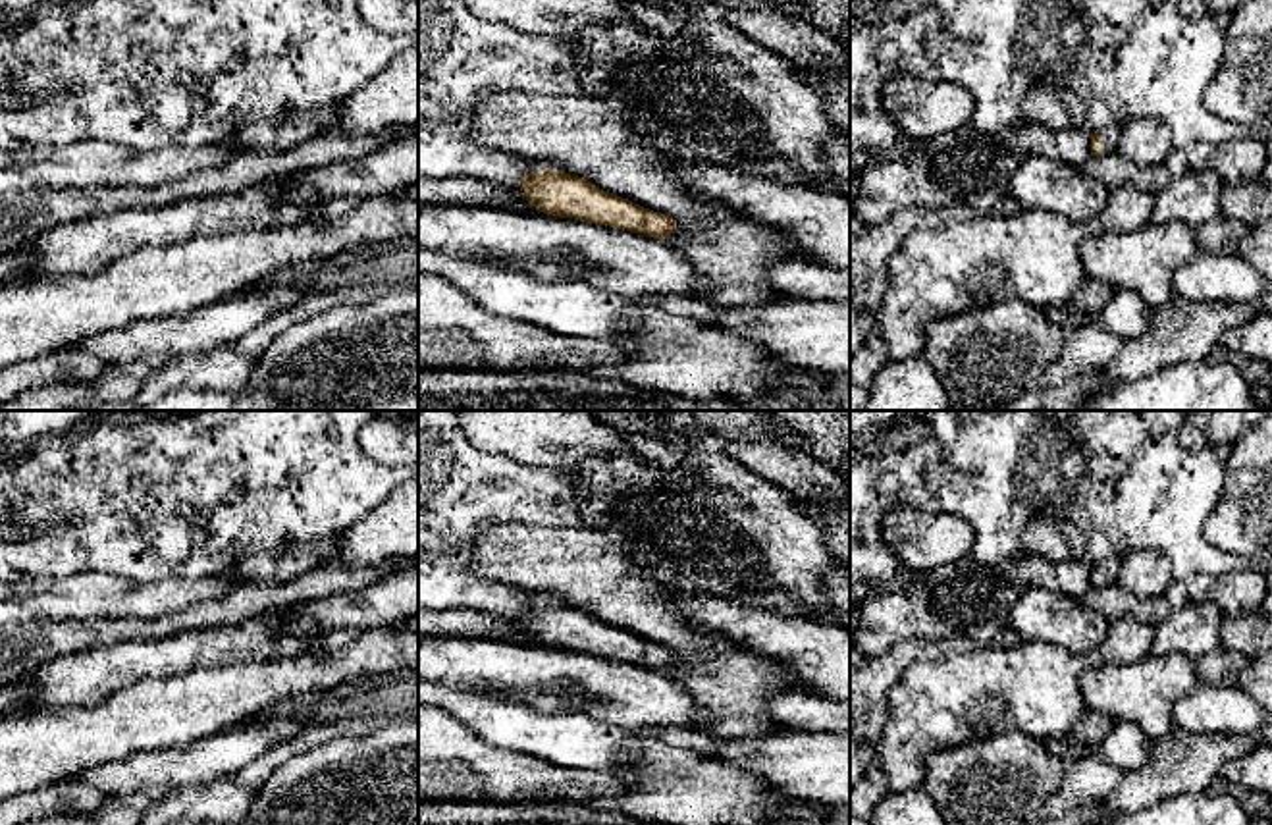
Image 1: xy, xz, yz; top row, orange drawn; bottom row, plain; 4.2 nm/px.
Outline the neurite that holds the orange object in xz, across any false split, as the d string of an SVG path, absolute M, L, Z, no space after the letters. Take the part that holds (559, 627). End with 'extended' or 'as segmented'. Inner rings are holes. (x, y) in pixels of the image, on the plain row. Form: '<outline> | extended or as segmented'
M553 599L532 603L513 617L526 625L530 638L551 650L574 650L653 671L663 671L676 663L676 652L603 623L584 609Z | as segmented

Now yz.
M1104 557L1095 565L1089 565L1091 571L1091 588L1106 588L1116 584L1120 569L1120 557Z | extended

